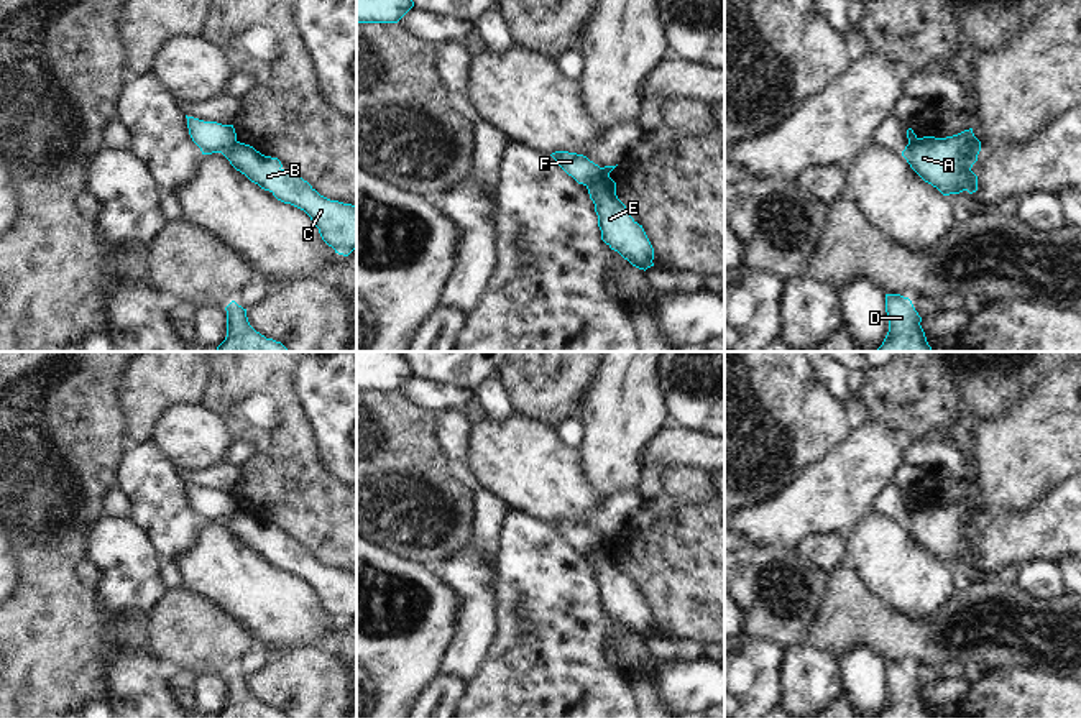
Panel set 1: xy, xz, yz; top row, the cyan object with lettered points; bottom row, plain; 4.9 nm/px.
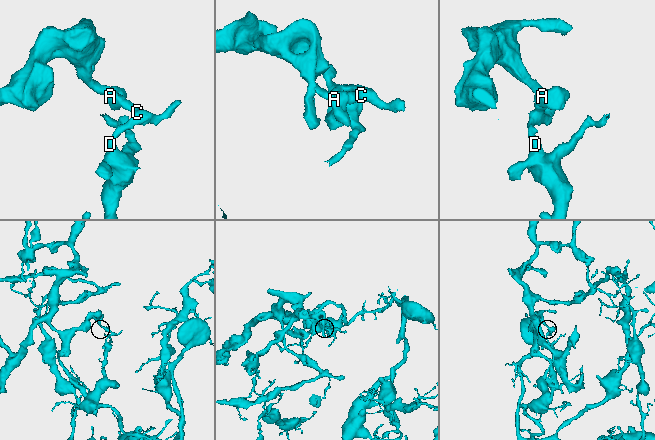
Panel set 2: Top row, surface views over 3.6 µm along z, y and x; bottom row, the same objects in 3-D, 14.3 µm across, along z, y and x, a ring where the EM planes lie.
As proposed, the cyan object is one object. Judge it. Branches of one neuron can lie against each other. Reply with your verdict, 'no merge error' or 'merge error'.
merge error

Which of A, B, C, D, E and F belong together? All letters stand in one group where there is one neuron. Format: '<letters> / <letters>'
A B C D E / F

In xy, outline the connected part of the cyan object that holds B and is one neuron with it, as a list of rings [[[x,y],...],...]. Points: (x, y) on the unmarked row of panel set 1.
[[[235,509],[222,522],[230,532],[278,568],[304,578],[335,621],[348,624],[356,618],[356,575],[320,564],[297,541],[283,536],[278,526]]]

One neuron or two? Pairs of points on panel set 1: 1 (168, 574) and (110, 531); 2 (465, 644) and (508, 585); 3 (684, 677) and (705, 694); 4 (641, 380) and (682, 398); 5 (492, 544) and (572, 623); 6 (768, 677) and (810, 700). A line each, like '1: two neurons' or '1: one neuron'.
1: two neurons
2: two neurons
3: one neuron
4: two neurons
5: two neurons
6: two neurons

